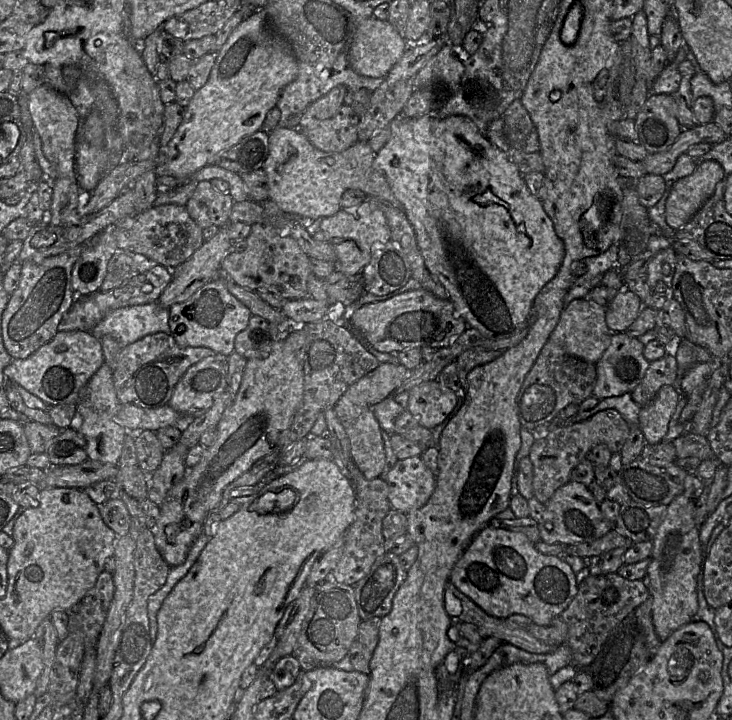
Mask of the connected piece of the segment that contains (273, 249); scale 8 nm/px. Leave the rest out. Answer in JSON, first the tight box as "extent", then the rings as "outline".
{"extent":[221,223,312,299],"outline":[[[255,223],[243,252],[231,252],[221,263],[222,274],[251,290],[267,290],[285,299],[309,297],[307,280],[312,273],[310,257],[290,236],[283,236],[270,223]]]}

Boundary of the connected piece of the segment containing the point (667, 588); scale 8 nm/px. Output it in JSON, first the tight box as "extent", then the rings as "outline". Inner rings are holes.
{"extent":[643,492,704,641],"outline":[[[683,492],[667,505],[666,517],[660,524],[652,540],[653,550],[651,561],[647,568],[647,575],[643,582],[649,590],[652,599],[652,621],[655,632],[661,641],[666,640],[675,630],[693,621],[698,611],[697,577],[703,570],[704,547],[700,542],[700,526],[695,522],[694,493]]]}

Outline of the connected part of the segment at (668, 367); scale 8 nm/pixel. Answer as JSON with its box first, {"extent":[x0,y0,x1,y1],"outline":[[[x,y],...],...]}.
{"extent":[631,353,677,407],"outline":[[[667,353],[663,358],[650,362],[643,379],[631,392],[633,400],[640,407],[644,407],[663,386],[676,386],[677,370],[677,359],[674,353]]]}

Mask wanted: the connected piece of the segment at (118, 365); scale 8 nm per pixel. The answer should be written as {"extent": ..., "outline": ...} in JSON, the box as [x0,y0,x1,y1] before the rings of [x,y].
{"extent":[112,332,216,408],"outline":[[[157,332],[123,347],[112,370],[116,396],[121,404],[156,408],[167,404],[173,389],[189,367],[206,357],[216,357],[207,347],[180,347],[172,334]]]}

